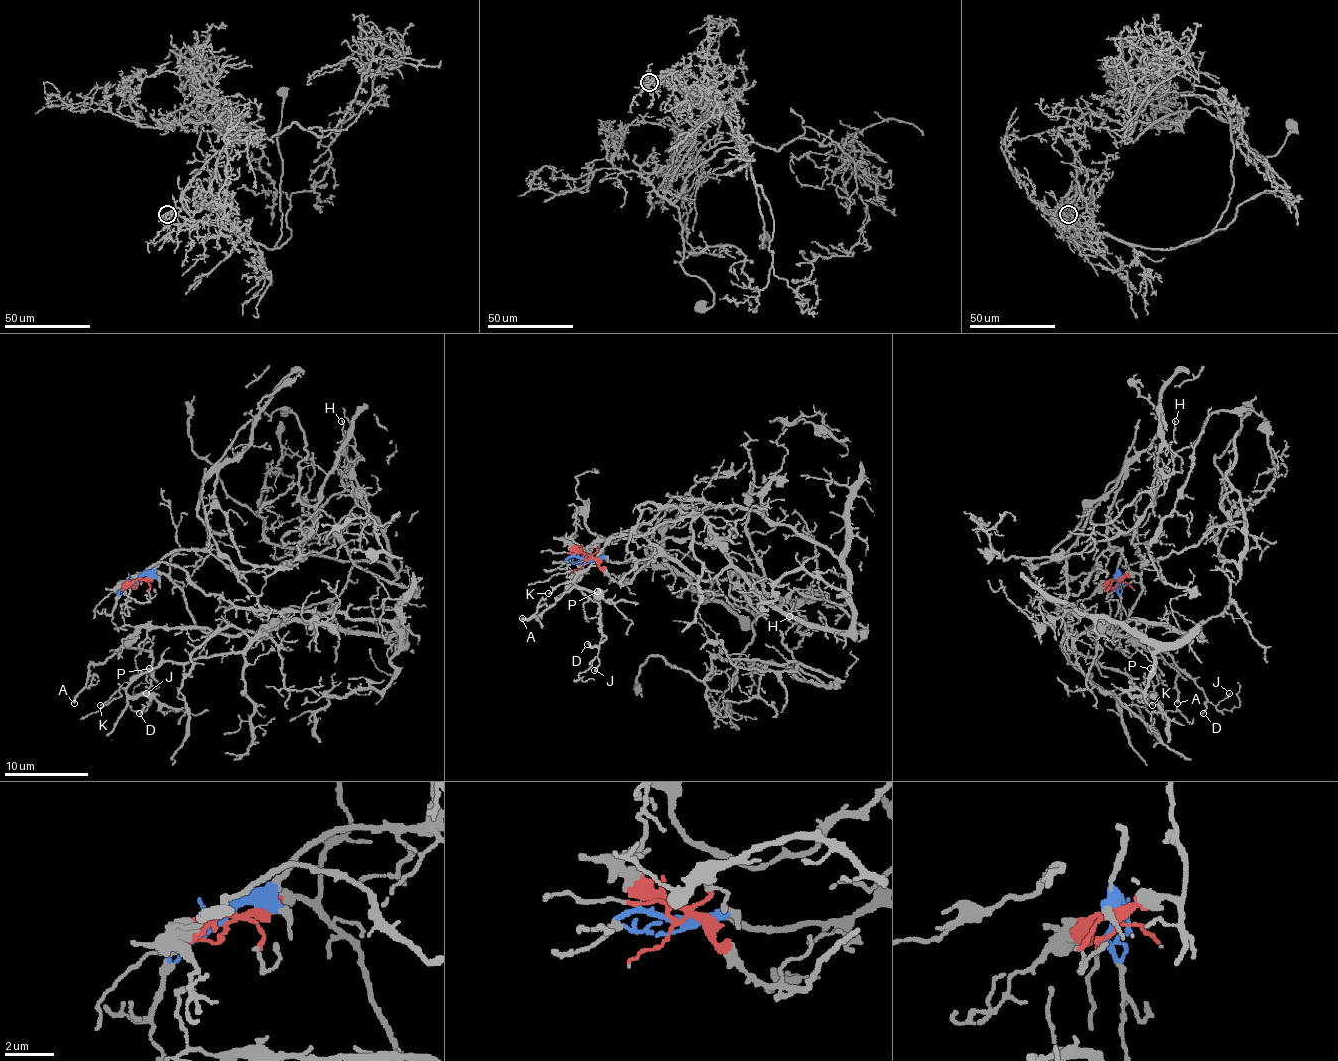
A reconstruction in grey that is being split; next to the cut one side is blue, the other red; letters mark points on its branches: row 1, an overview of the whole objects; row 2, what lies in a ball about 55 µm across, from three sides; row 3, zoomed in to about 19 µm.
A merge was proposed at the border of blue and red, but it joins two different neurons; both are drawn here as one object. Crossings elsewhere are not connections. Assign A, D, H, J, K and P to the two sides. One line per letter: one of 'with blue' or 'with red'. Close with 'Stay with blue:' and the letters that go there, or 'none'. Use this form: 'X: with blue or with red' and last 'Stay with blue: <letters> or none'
A: with red
D: with red
H: with blue
J: with red
K: with red
P: with red
Stay with blue: H

